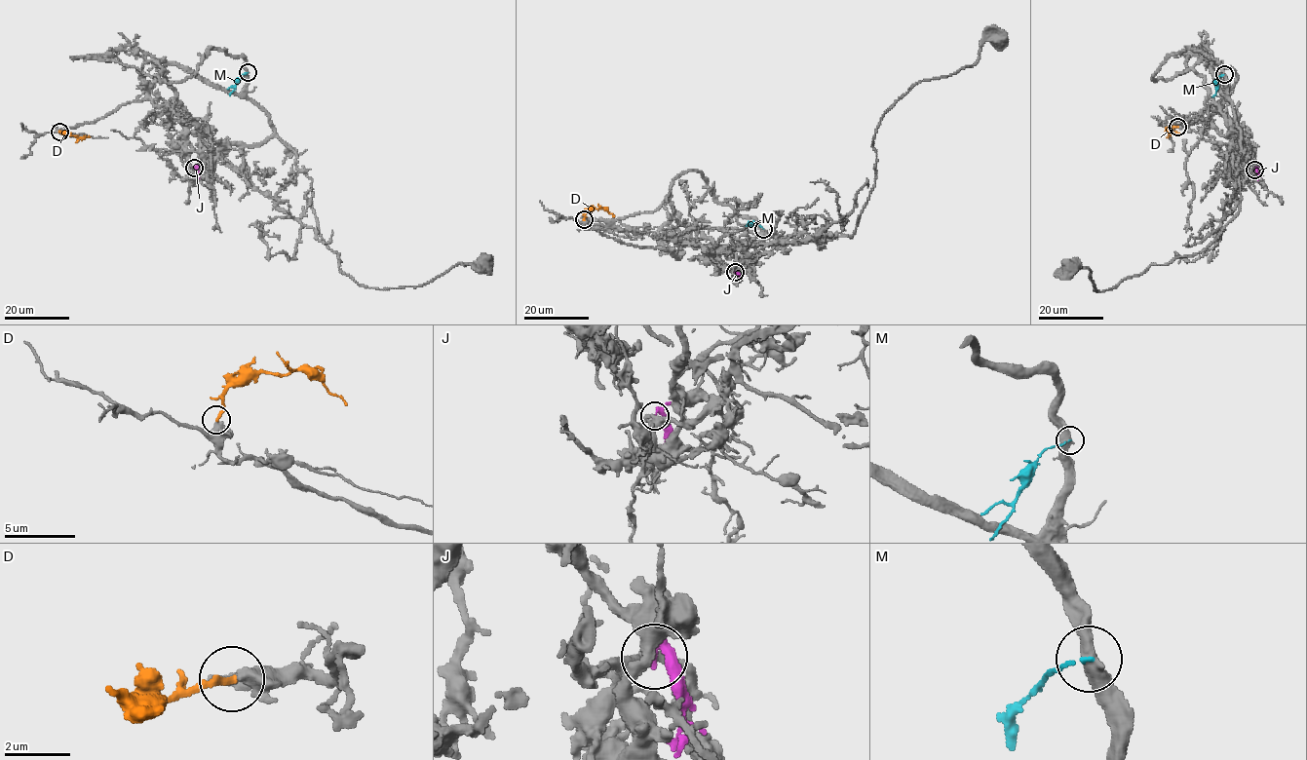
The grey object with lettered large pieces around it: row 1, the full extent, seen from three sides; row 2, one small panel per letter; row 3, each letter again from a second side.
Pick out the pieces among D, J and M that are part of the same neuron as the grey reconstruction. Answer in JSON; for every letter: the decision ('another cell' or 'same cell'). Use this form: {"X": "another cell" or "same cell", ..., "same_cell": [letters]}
{"D": "same cell", "J": "another cell", "M": "another cell", "same_cell": ["D"]}

